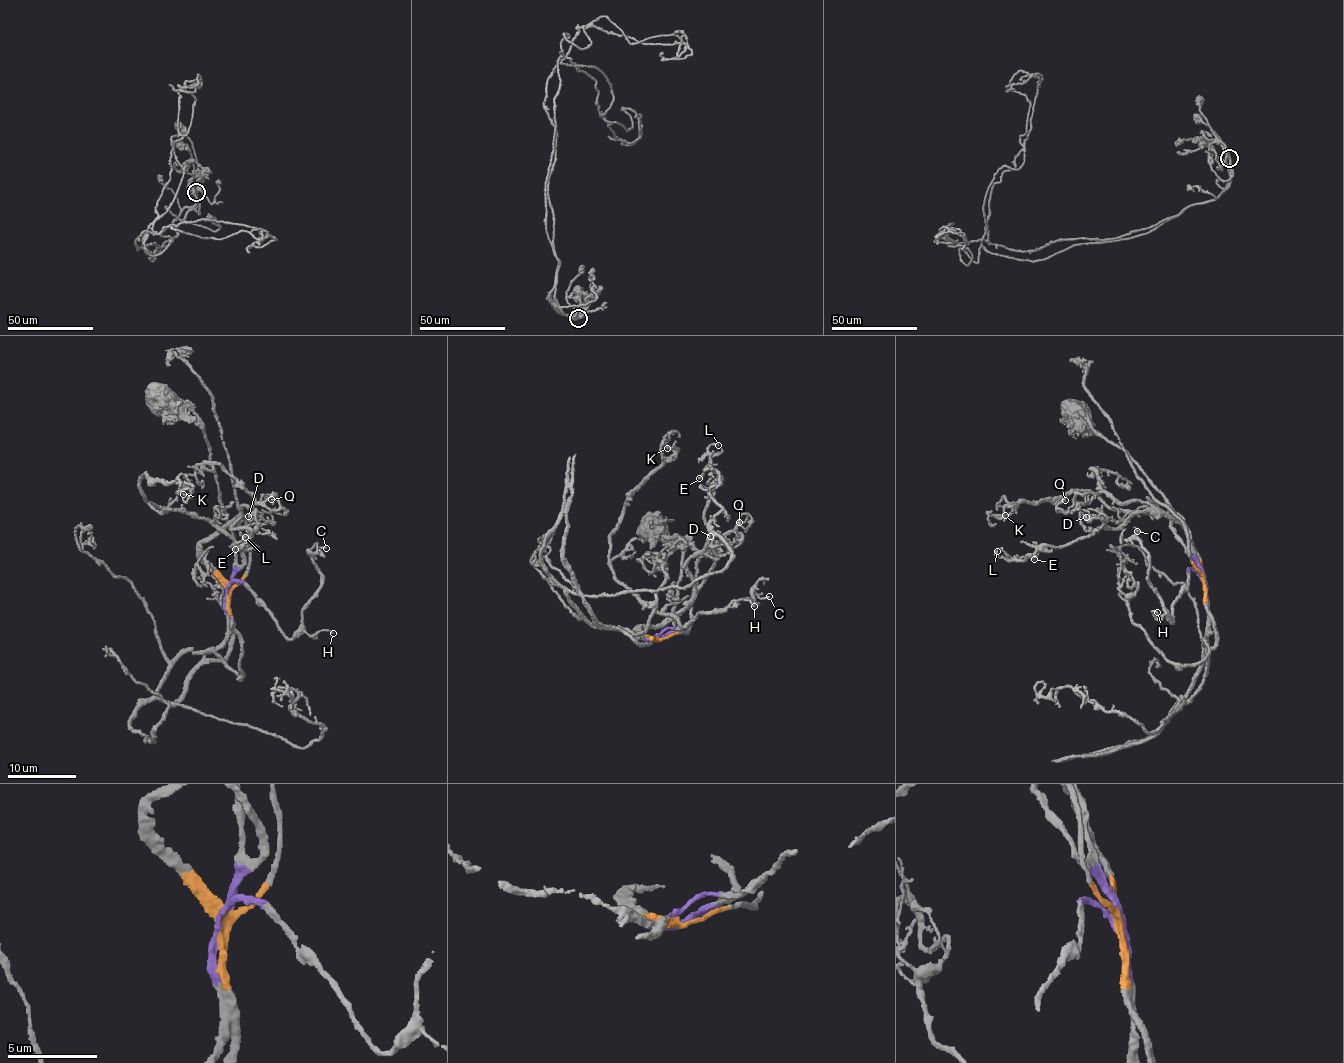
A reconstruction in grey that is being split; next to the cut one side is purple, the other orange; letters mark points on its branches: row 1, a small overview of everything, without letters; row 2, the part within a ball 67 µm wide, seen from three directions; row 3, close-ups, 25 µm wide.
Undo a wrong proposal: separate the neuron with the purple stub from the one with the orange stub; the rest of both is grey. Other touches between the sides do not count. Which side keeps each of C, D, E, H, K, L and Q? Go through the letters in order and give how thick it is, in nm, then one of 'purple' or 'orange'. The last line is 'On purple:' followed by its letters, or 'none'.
C: calibre 190 nm; purple
D: calibre 170 nm; orange
E: calibre 170 nm; orange
H: calibre 130 nm; purple
K: calibre 70 nm; purple
L: calibre 190 nm; orange
Q: calibre 140 nm; orange
On purple: C, H, K

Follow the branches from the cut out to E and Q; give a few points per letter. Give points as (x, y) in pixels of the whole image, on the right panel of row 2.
E: (1203, 578), (1201, 561), (1184, 529), (1149, 512), (1132, 512), (1118, 527), (1103, 527), (1021, 559), (1035, 559)
Q: (1203, 578), (1201, 561), (1182, 527), (1151, 503), (1121, 502), (1100, 492), (1071, 511), (1057, 510), (1066, 501)

